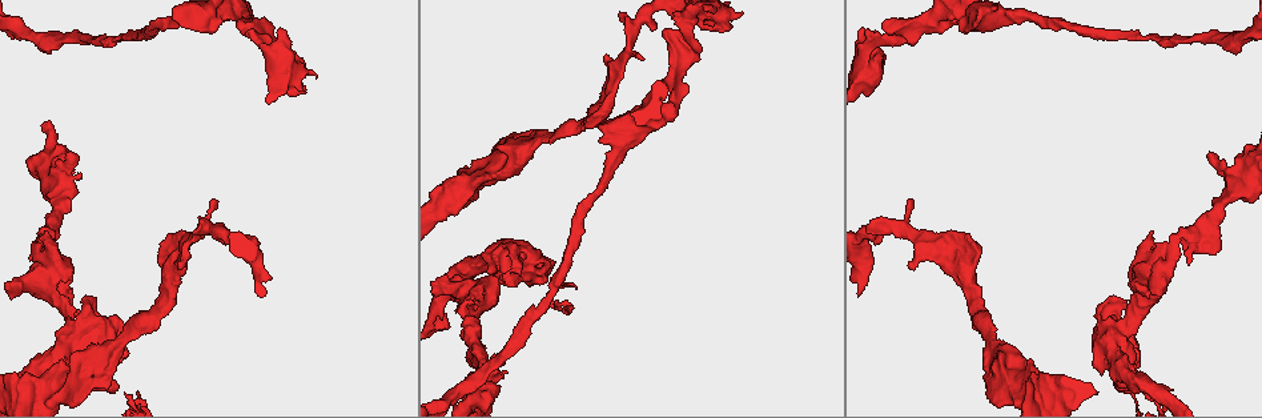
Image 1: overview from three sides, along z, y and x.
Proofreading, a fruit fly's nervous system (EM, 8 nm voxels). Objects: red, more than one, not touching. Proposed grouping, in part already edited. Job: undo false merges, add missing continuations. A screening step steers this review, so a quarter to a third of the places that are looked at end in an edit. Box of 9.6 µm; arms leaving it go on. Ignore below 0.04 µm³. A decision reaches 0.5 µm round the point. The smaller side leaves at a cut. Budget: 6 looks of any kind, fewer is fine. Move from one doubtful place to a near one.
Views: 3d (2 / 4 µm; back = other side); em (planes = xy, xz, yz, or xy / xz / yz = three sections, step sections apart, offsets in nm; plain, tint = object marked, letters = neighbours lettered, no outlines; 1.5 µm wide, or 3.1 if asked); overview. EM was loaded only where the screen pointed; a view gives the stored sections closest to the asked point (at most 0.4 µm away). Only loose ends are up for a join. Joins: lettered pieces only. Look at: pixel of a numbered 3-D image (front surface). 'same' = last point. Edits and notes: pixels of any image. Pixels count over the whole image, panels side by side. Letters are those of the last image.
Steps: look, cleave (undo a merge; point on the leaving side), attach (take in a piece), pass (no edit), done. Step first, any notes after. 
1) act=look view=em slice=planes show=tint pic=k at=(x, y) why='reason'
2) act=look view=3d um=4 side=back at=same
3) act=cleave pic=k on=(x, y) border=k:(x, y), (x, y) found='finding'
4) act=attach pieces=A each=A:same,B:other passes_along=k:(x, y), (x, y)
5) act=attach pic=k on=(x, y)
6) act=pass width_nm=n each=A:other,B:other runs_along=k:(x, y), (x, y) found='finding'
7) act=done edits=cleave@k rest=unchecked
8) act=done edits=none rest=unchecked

act=look view=em slice=planes show=plain pic=1 at=(473, 301) why='branch stops here'

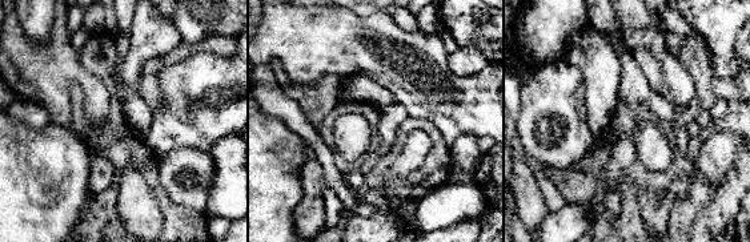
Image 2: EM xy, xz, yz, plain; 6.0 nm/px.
act=look view=em slice=planes show=tint at=same

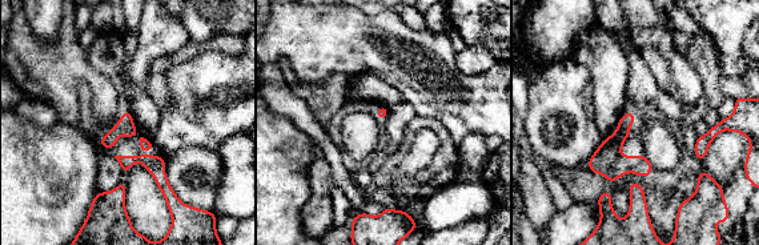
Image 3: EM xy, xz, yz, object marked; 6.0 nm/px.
act=look view=em slice=planes show=letters at=same

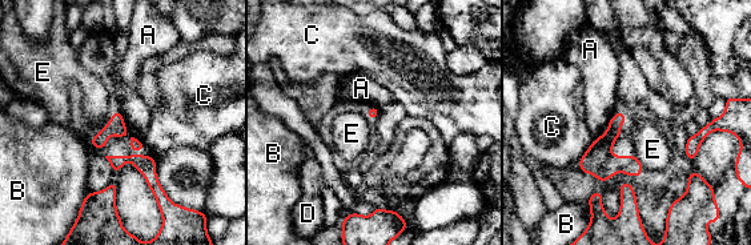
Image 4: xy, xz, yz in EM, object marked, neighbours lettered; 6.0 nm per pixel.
act=pass each=A:other,B:other,C:other,D:other,E:other runs_along=4:(117, 115), (156, 188) found='no lettered piece goes on from it'

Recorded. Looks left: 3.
act=look view=em slice=xz step=4 show=tint pic=1 at=(106, 390) why='an open end'

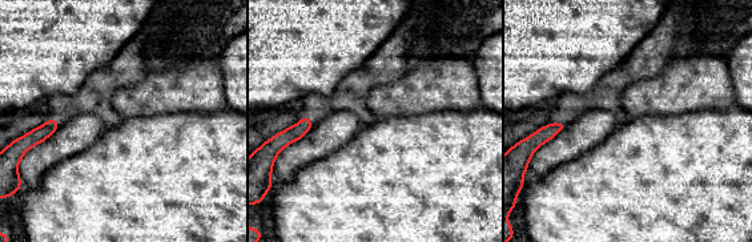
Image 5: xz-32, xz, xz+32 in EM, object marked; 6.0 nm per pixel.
act=look view=em slice=yz step=8 show=letters at=same why='another direction'

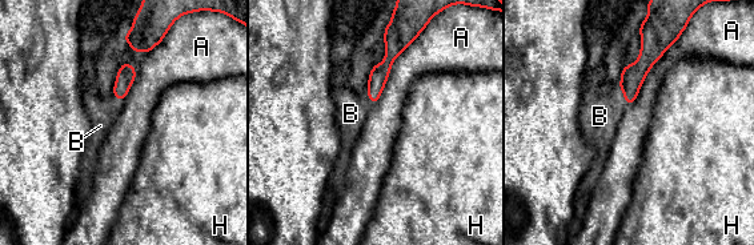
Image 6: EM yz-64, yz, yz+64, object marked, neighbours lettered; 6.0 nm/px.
act=attach pieces=B each=A:other,B:same,H:other passes_along=6:(378, 75), (372, 101), (351, 113) found='the neuron continues'

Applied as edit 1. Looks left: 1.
act=done edits=attach@6 rest=unchecked

